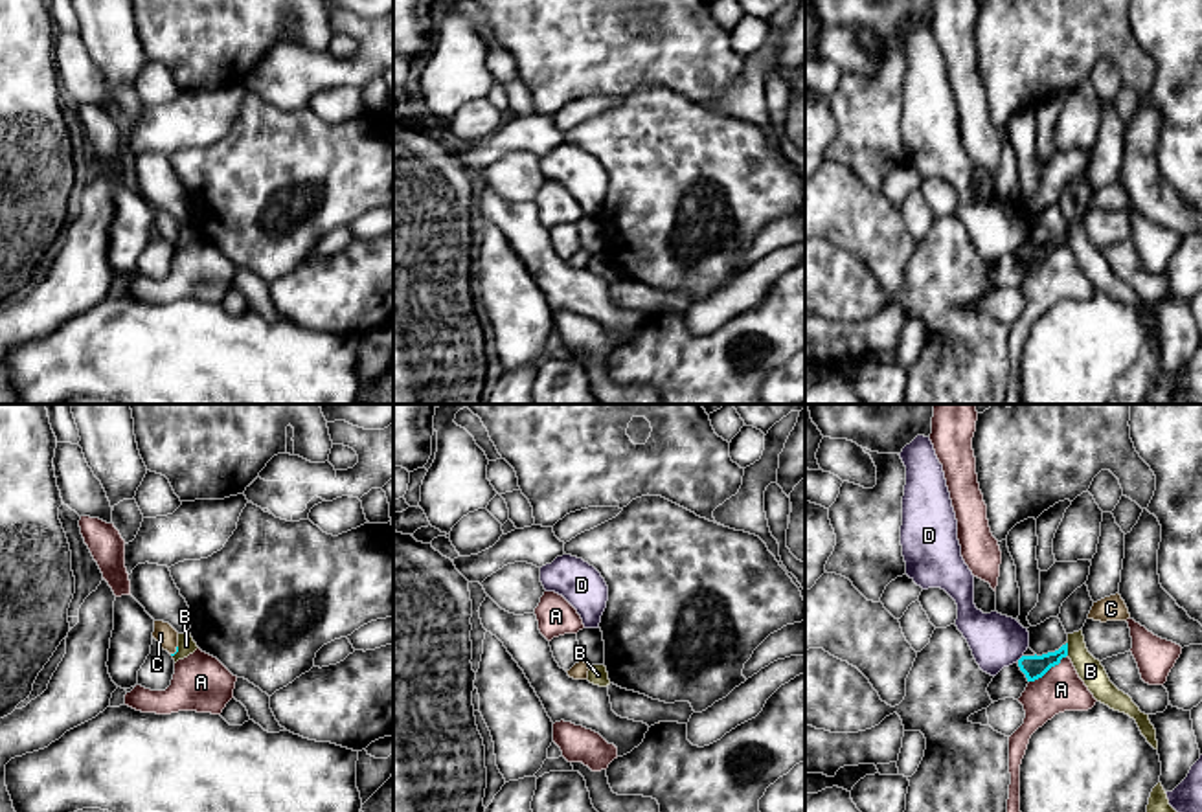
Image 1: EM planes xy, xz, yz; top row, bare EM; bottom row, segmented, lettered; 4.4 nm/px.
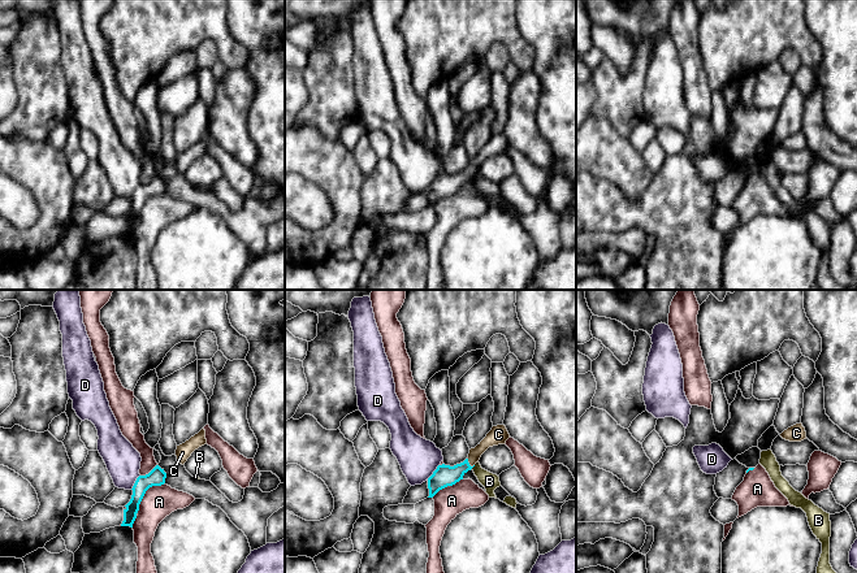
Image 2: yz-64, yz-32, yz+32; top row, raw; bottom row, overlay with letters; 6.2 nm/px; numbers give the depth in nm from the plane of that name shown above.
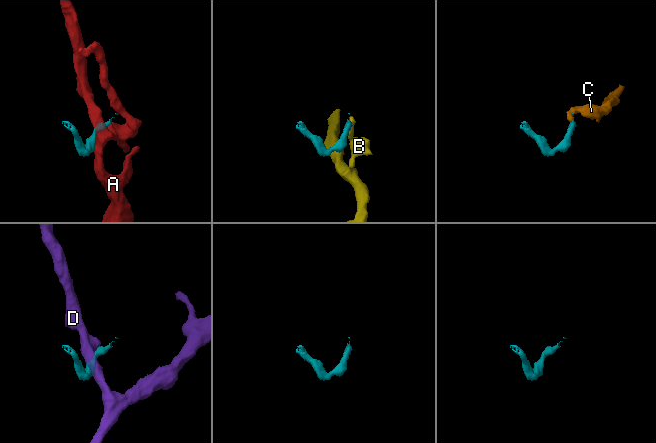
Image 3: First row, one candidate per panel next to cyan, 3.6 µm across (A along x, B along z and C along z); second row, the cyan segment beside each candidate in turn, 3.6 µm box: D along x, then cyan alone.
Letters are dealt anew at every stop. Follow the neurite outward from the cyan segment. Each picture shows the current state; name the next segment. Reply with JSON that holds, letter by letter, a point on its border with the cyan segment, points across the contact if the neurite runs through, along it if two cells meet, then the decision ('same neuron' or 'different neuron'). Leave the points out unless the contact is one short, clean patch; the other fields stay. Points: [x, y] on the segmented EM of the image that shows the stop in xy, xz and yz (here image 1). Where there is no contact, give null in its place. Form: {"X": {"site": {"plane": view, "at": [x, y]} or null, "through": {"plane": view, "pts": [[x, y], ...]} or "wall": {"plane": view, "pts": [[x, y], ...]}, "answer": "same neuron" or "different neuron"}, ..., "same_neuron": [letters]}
{"A": {"site": {"plane": "yz", "at": [1048, 669]}, "answer": "different neuron"}, "B": {"site": {"plane": "yz", "at": [1066, 649]}, "wall": {"plane": "yz", "pts": [[1066, 642], [1068, 654]]}, "answer": "different neuron"}, "C": {"site": {"plane": "xy", "at": [177, 651]}, "through": {"plane": "xy", "pts": [[177, 647], [177, 651], [168, 638]]}, "answer": "same neuron"}, "D": {"site": {"plane": "yz", "at": [1020, 658]}, "answer": "different neuron"}, "same_neuron": ["C"]}

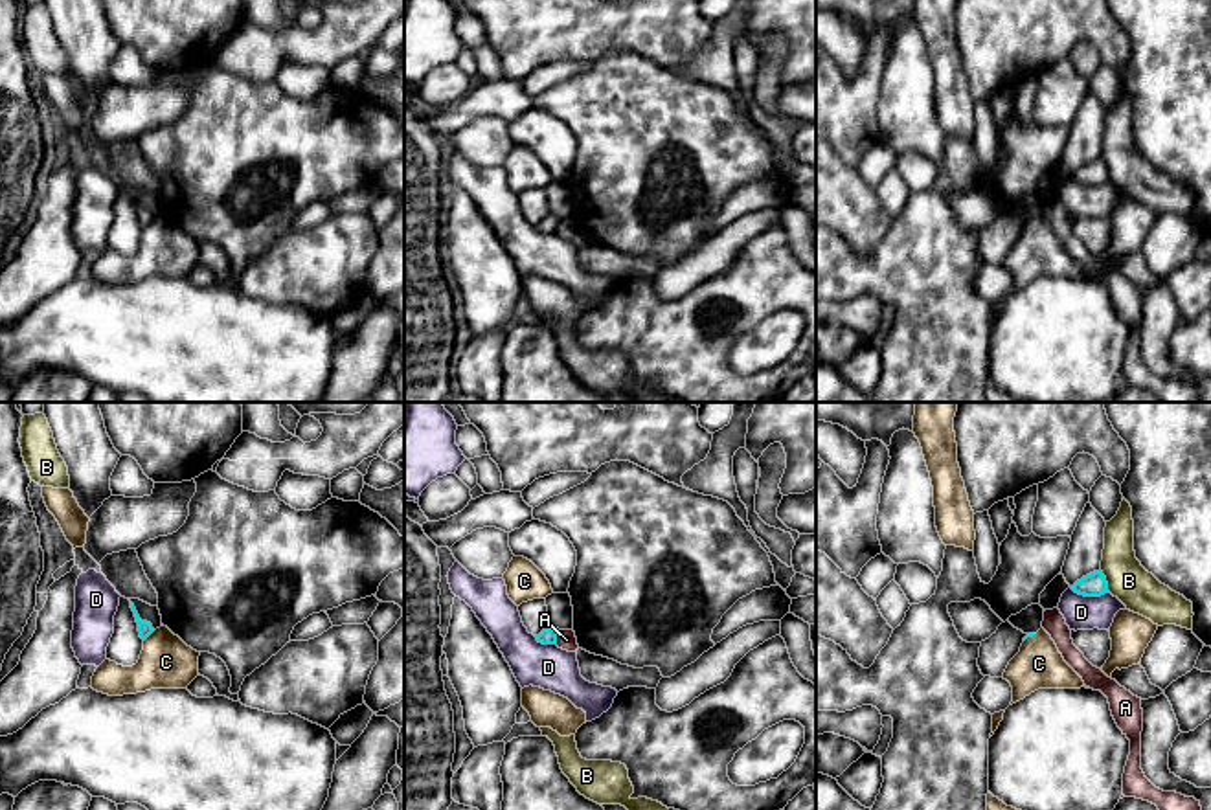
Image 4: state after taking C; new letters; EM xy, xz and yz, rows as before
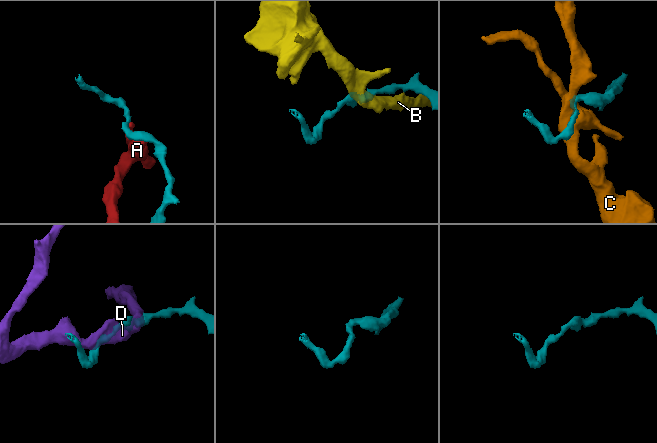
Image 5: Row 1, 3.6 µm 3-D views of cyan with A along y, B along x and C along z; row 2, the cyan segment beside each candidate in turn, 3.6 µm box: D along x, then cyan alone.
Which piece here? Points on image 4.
{"A": {"site": {"plane": "xz", "at": [555, 638]}, "answer": "different neuron"}, "B": {"site": {"plane": "yz", "at": [1105, 581]}, "wall": {"plane": "yz", "pts": [[1099, 570], [1109, 590]]}, "answer": "different neuron"}, "C": {"site": {"plane": "xy", "at": [149, 634]}, "answer": "different neuron"}, "D": {"site": {"plane": "yz", "at": [1090, 596]}, "answer": "different neuron"}, "same_neuron": []}

